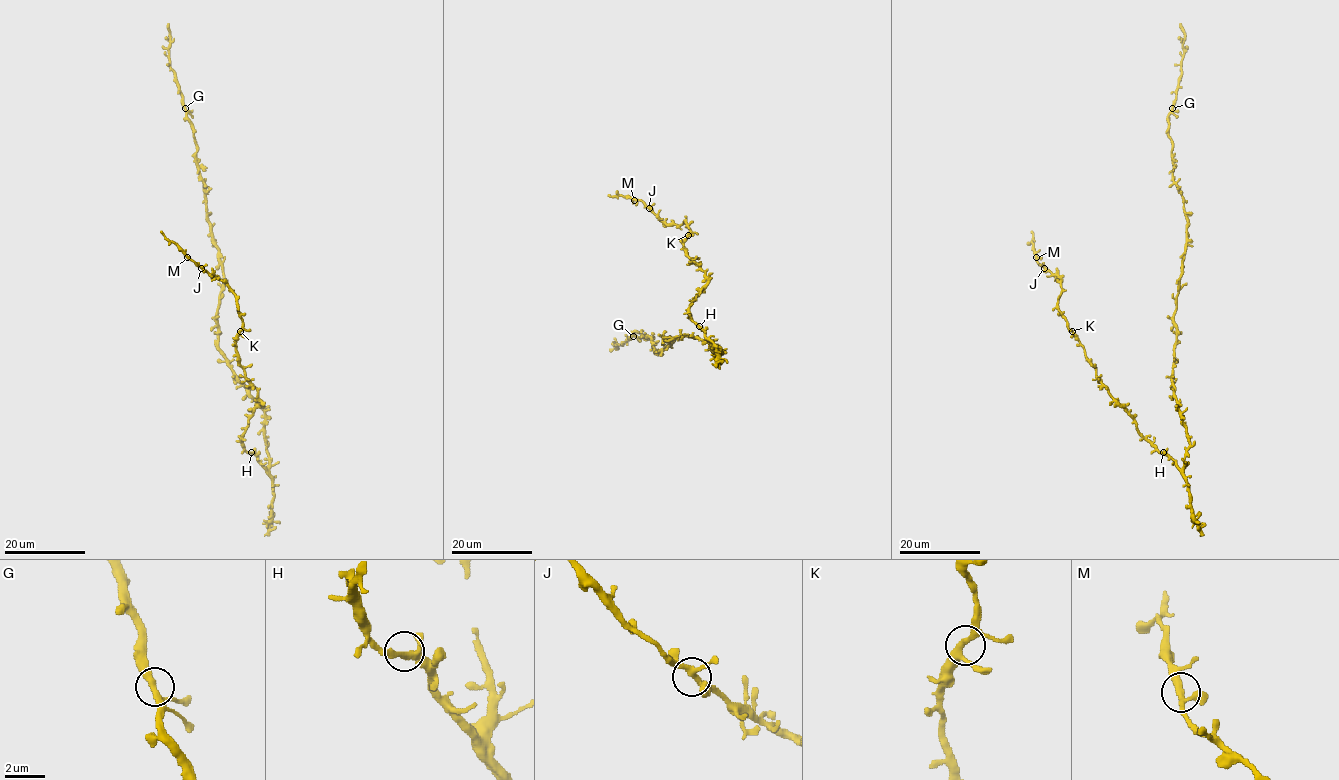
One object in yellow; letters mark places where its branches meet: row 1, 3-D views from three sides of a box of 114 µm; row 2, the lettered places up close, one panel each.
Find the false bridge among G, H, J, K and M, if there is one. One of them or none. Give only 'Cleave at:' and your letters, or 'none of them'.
Cleave at: none of them

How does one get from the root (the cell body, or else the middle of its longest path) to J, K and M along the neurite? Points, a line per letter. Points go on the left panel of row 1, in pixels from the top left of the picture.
J: (257, 405), (266, 469), (241, 440), (259, 399), (236, 355), (242, 328), (236, 297), (201, 268)
K: (257, 405), (264, 418), (266, 469), (244, 449), (241, 440), (259, 399), (236, 355), (235, 336), (240, 331)
M: (257, 405), (266, 469), (241, 440), (259, 399), (236, 355), (242, 328), (236, 297), (187, 257)

